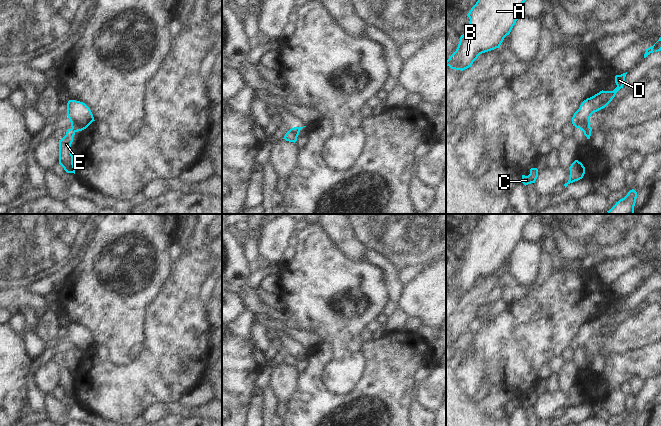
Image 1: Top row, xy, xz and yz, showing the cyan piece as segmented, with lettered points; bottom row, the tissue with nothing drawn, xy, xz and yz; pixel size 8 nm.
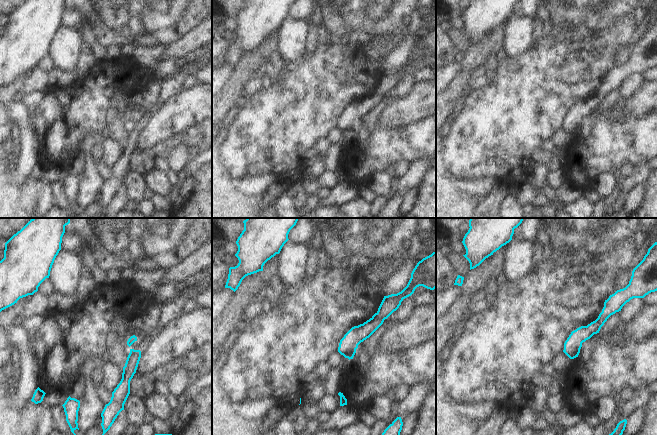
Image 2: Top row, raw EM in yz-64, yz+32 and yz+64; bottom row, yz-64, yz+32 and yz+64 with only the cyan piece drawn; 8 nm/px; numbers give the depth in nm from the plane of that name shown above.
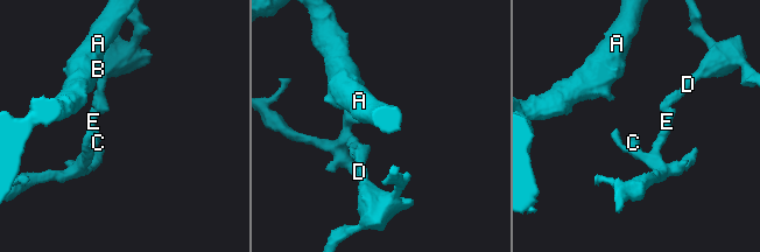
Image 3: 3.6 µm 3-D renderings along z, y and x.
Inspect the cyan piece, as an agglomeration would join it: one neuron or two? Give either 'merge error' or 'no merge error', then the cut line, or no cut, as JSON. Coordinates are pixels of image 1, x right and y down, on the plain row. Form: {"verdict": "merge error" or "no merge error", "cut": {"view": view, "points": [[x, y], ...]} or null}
{"verdict": "merge error", "cut": {"view": "yz", "points": [[589, 349], [583, 355]]}}

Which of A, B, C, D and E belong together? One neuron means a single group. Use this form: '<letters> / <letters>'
A B D / C E

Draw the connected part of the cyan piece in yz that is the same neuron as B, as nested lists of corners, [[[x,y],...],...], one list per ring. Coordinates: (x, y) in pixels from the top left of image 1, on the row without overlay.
[[[484,214],[467,240],[470,245],[446,290],[465,294],[482,277],[500,272],[522,239],[522,229],[534,214]]]

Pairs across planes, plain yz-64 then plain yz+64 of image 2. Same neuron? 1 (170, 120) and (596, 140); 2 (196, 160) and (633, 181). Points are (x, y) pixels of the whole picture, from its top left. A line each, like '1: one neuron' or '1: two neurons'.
1: two neurons
2: one neuron

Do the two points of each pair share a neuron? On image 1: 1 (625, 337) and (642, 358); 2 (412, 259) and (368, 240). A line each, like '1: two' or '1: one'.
1: two
2: one

